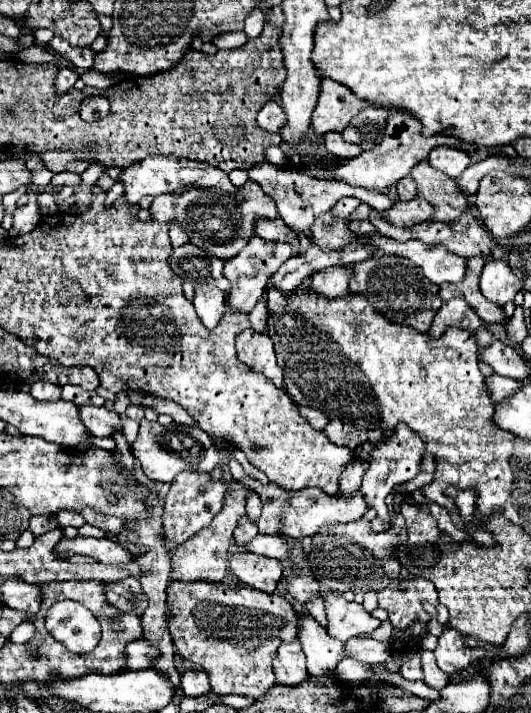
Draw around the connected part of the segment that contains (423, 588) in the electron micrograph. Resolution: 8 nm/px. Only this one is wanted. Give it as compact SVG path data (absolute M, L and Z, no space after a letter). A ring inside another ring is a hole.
M410 579L404 589L400 589L396 583L392 583L392 585L384 587L382 591L378 591L378 607L388 613L390 623L396 629L410 627L414 623L414 619L428 623L432 619L432 615L428 611L424 611L424 603L430 603L436 607L436 611L438 611L436 619L440 621L440 625L448 623L446 607L440 607L438 593L436 593L434 585L426 579Z

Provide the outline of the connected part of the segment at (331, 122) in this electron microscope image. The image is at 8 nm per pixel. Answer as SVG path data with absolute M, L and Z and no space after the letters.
M324 79L320 85L318 105L312 113L314 135L322 137L328 131L342 131L364 107L368 107L368 103L358 99L350 89L332 79Z

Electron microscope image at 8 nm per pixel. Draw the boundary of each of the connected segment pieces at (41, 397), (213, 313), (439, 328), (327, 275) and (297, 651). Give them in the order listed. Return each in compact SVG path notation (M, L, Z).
M38 381L32 385L30 395L38 401L58 401L60 399L60 387L52 385L48 381Z
M196 285L192 303L198 311L198 317L208 329L214 329L226 311L224 293L222 289L214 289L214 285Z
M460 297L450 299L448 303L444 303L430 327L430 337L436 339L444 333L446 327L458 327L458 329L478 329L482 325L480 317L474 313L474 309L470 309L470 305L466 305L466 301L462 301Z
M328 267L320 273L314 273L312 279L312 287L316 289L316 293L324 295L324 297L344 297L348 293L348 281L350 281L350 269L348 267Z
M298 641L282 643L278 647L276 659L274 659L274 675L284 685L300 685L308 677L304 651L298 645Z

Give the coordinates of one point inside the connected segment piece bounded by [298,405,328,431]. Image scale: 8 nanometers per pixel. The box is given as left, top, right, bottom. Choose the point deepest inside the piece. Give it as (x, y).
(318, 420)

